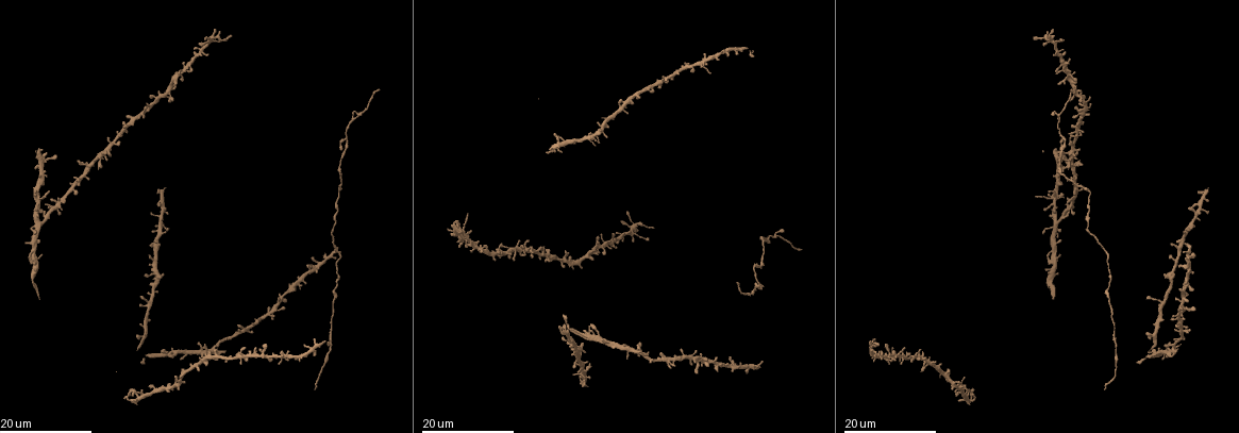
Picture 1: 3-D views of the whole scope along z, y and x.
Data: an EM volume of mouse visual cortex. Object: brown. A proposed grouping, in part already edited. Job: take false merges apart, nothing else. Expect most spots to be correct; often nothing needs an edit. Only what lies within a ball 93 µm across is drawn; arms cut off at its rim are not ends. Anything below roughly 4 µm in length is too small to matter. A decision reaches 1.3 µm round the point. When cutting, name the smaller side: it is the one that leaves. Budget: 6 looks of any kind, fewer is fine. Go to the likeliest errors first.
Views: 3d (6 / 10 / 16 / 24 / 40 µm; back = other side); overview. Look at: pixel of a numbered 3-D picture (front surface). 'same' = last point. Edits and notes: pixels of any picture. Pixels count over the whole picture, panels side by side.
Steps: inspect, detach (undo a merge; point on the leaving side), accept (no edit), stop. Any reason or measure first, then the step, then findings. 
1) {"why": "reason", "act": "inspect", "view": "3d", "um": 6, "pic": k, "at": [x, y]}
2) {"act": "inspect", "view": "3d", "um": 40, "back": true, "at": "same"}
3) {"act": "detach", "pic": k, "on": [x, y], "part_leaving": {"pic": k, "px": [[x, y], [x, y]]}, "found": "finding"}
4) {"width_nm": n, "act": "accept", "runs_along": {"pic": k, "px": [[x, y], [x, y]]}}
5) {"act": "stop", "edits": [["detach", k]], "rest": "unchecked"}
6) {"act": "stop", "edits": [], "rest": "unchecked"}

{"why": "branch point", "act": "inspect", "view": "3d", "um": 16, "pic": 1, "at": [1057, 118]}

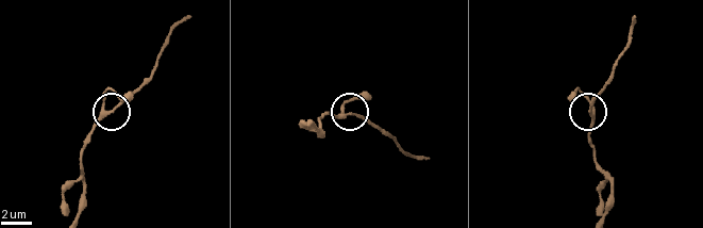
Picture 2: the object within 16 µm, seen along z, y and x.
{"act": "inspect", "view": "3d", "um": 6, "pic": 2, "at": [109, 112]}

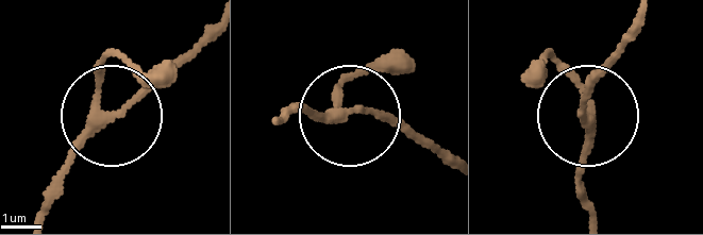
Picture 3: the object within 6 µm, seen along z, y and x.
{"arms": 3, "act": "accept", "found": "continuous, no second cell"}

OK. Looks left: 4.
{"why": "small branch off a trunk", "act": "inspect", "view": "3d", "um": 24, "pic": 1, "at": [1052, 41]}

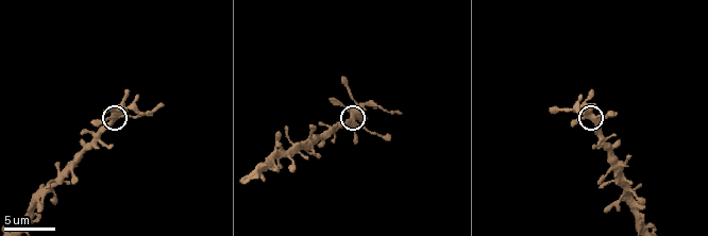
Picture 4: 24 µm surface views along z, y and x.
{"act": "inspect", "view": "3d", "um": 6, "pic": 4, "at": [595, 114]}

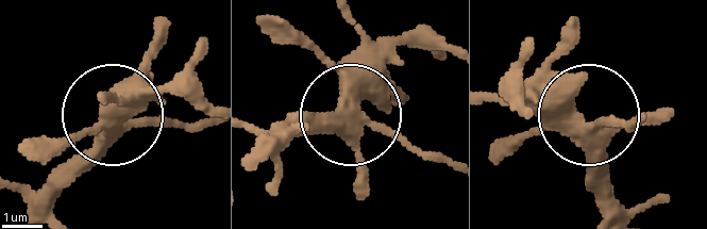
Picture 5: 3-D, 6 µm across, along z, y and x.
{"width_nm": 440, "act": "accept", "runs_along": {"pic": 5, "px": [[258, 154], [360, 114], [428, 159]]}, "found": "all the same cell"}

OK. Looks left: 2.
{"why": "two arms in line, one across", "act": "inspect", "view": "3d", "um": 16, "pic": 1, "at": [347, 137]}

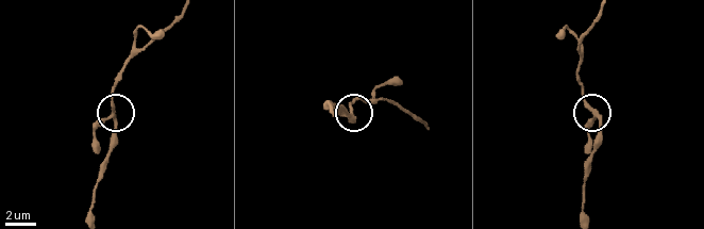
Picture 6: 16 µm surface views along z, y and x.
{"act": "inspect", "view": "3d", "um": 10, "pic": 6, "at": [113, 107]}

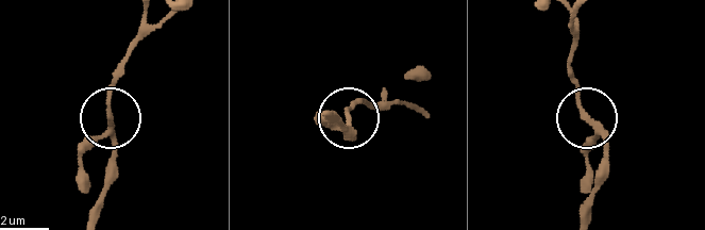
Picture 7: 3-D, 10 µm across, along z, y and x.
{"act": "accept", "found": "all the same cell"}

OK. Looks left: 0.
{"act": "stop", "edits": [], "rest": "unchecked"}

